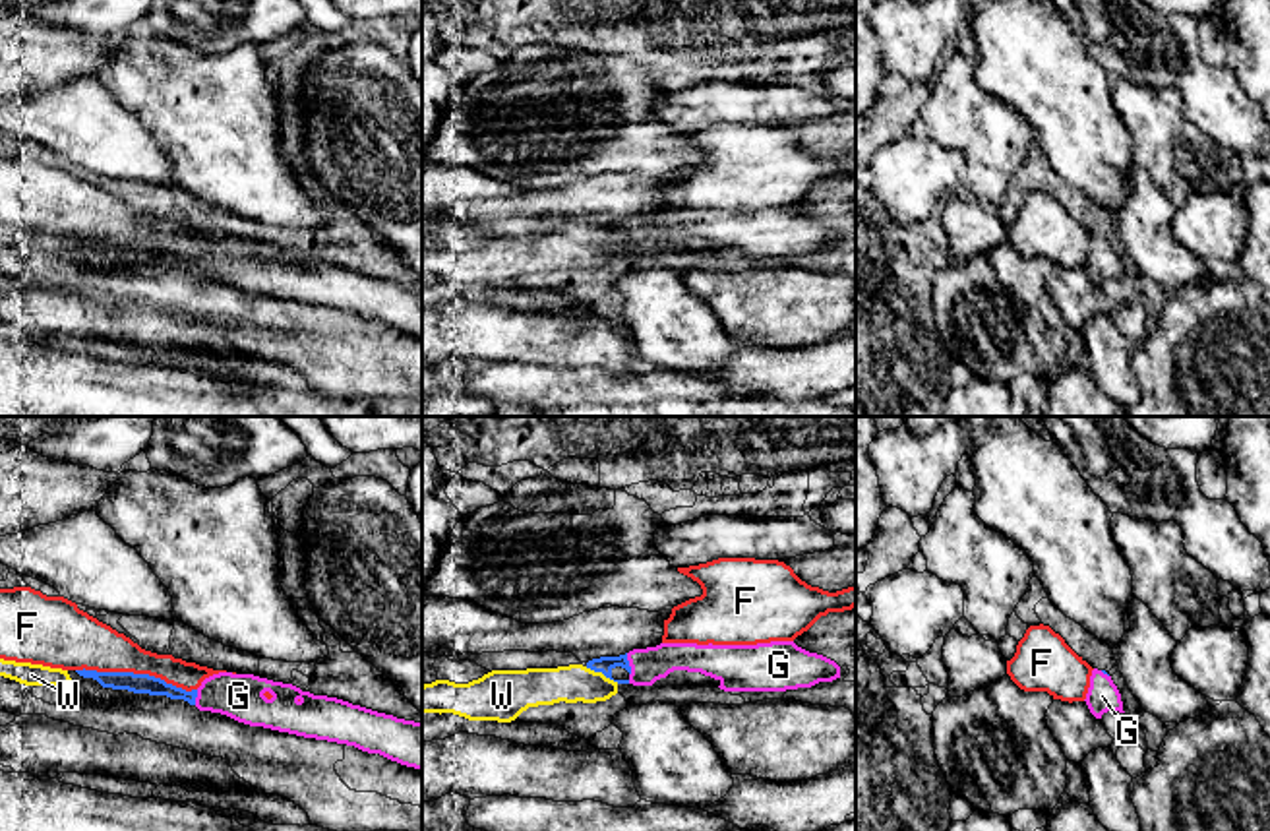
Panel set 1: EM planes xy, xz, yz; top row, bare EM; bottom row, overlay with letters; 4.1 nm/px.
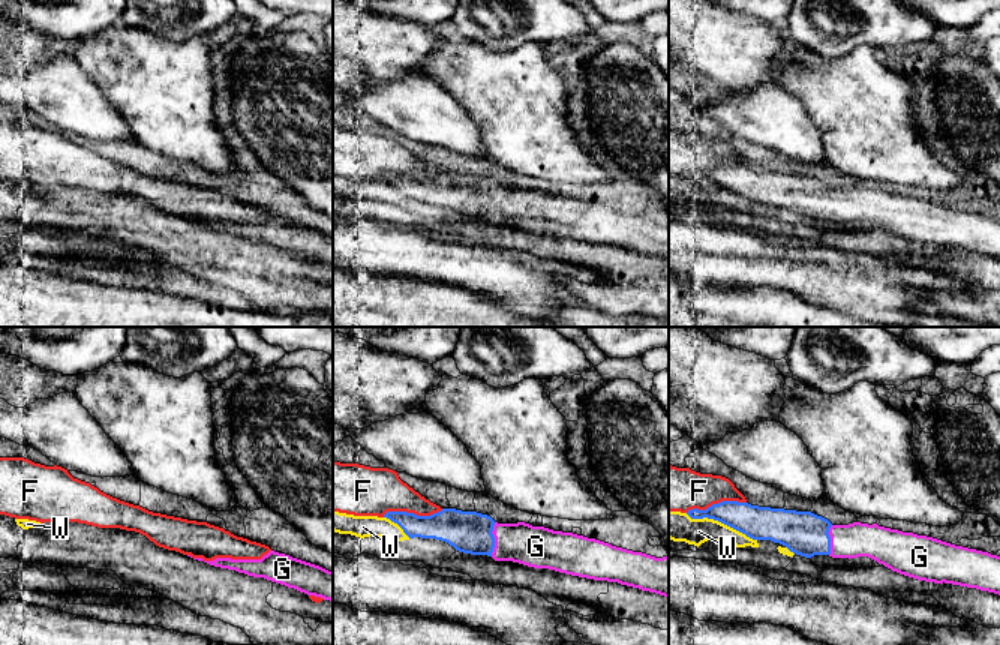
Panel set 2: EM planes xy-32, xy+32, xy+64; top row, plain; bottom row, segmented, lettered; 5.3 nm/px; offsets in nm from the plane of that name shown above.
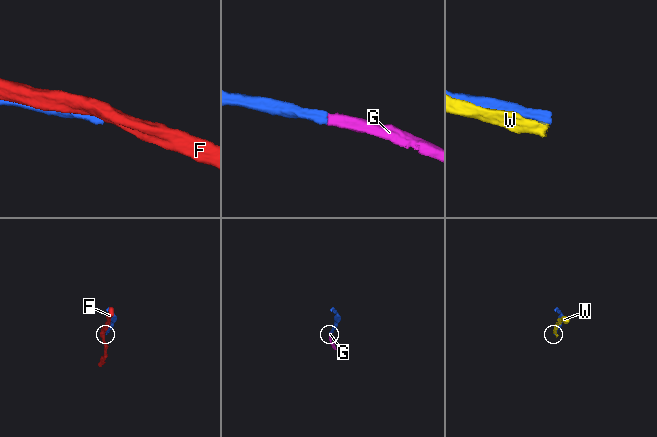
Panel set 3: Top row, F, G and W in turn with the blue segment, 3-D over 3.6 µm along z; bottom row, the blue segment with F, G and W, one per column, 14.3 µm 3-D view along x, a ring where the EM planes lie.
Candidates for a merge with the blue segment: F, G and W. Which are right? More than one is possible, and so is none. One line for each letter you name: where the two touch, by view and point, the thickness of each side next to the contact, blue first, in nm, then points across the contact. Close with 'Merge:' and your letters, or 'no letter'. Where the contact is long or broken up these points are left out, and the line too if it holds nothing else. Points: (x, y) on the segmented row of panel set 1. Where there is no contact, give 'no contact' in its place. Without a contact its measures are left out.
G: xz (628, 665) | 70/140 nm | across xz (604, 665), (628, 665), (647, 665)
Merge: G

